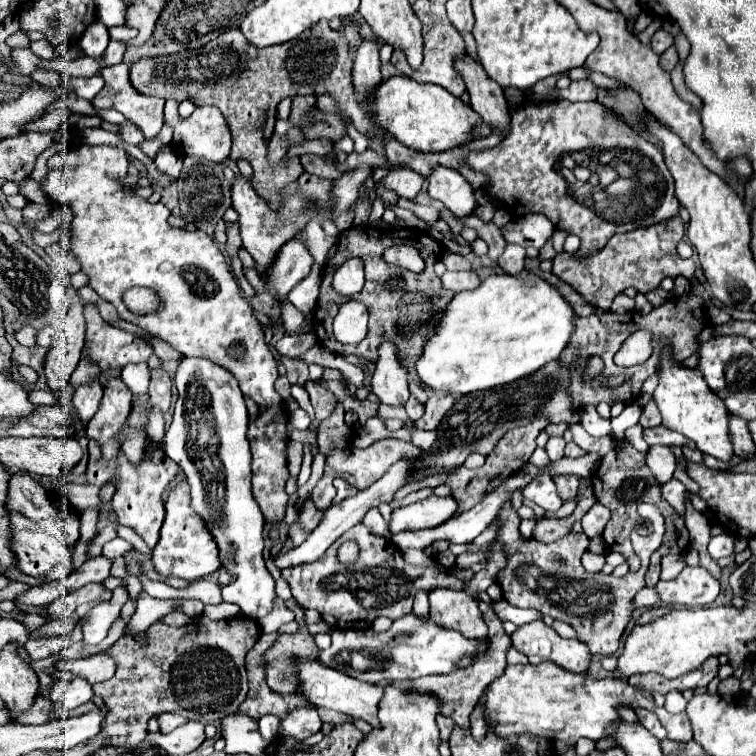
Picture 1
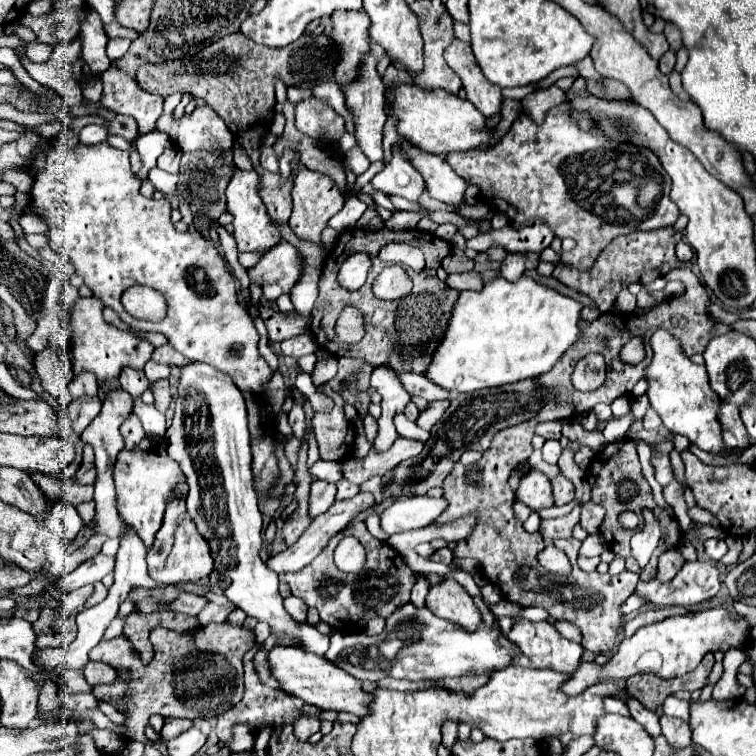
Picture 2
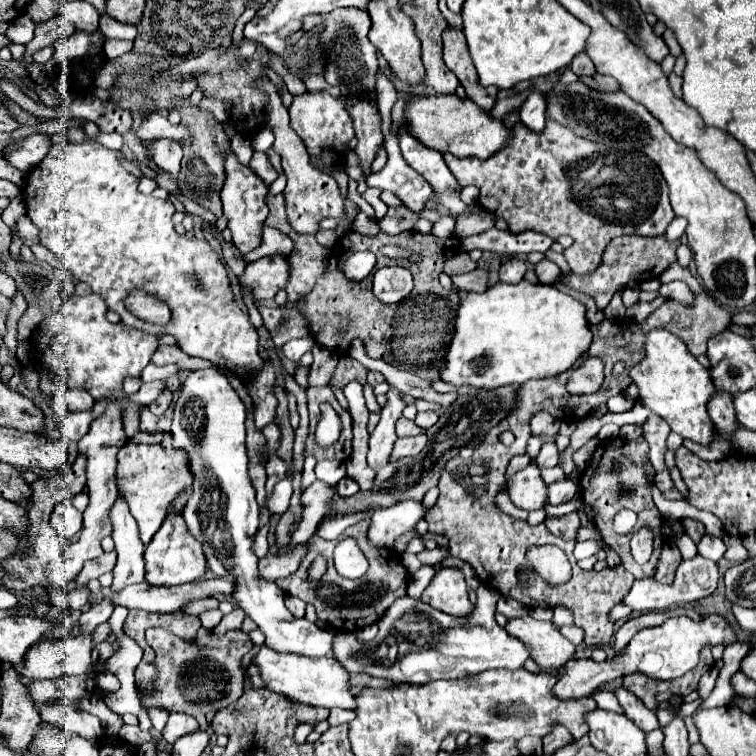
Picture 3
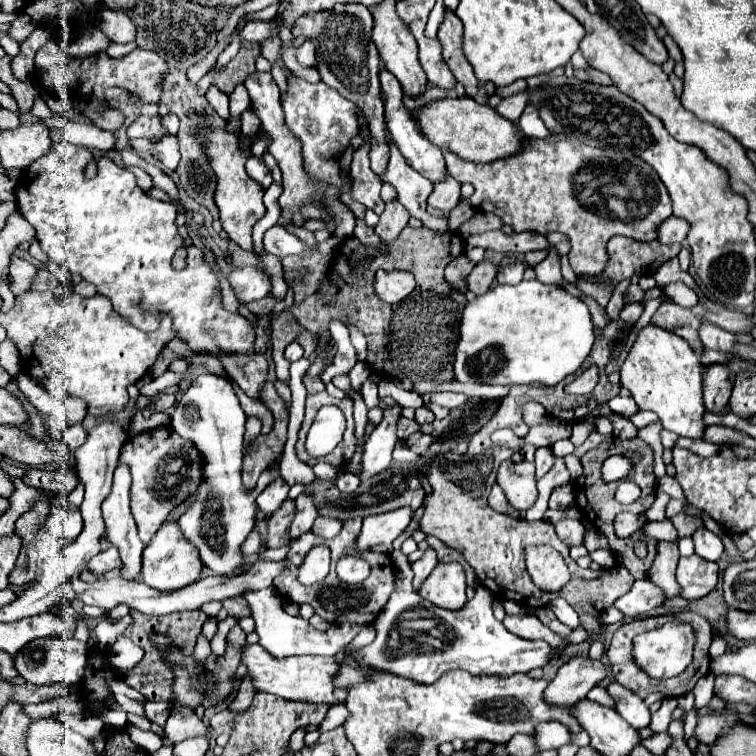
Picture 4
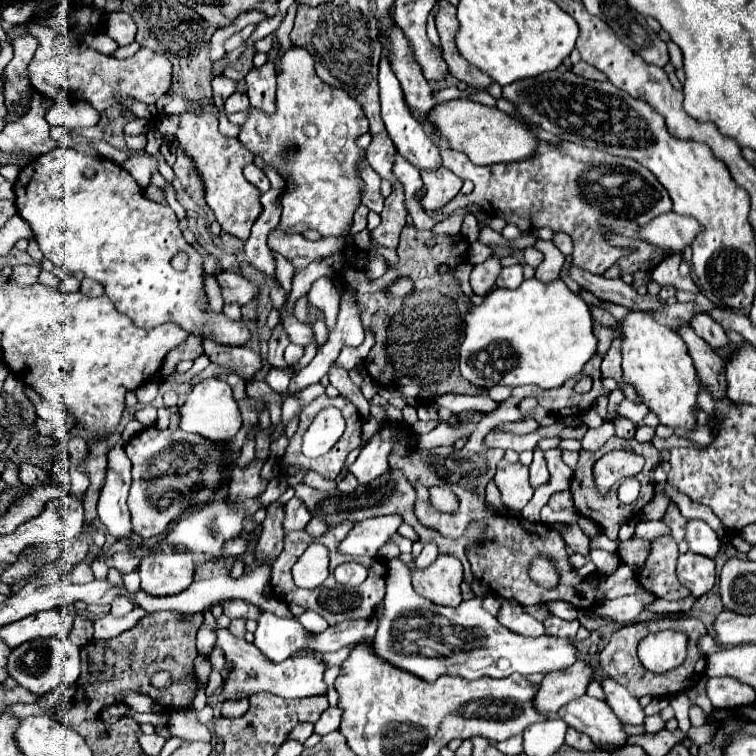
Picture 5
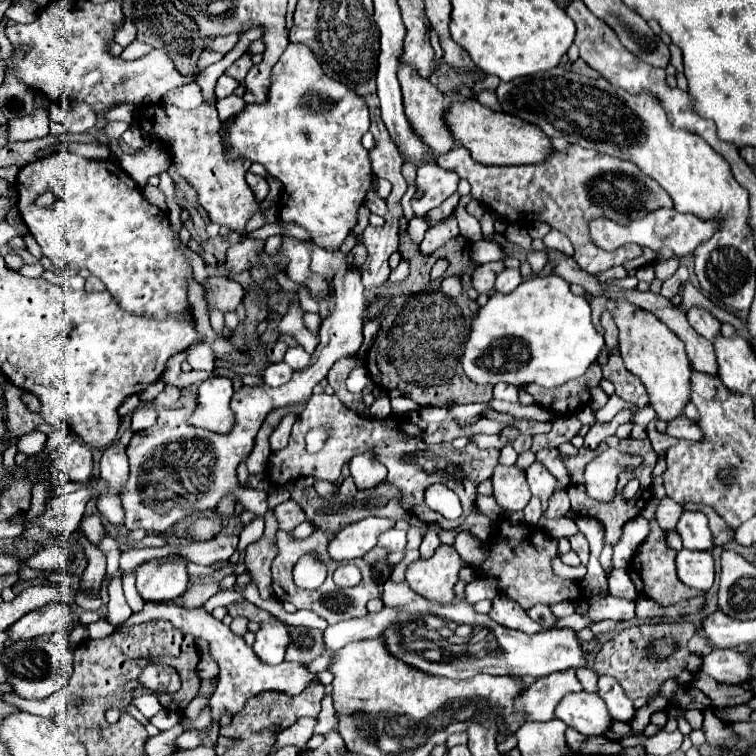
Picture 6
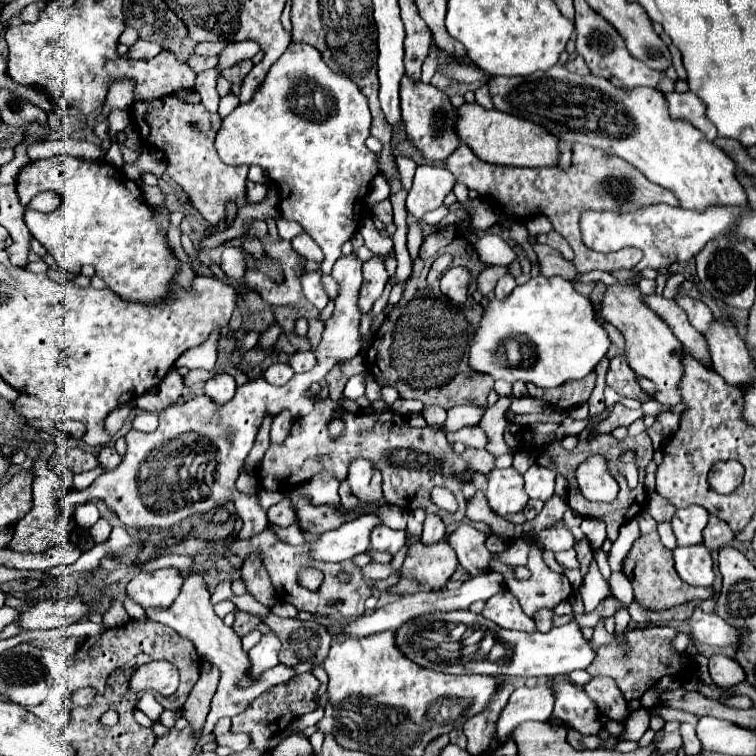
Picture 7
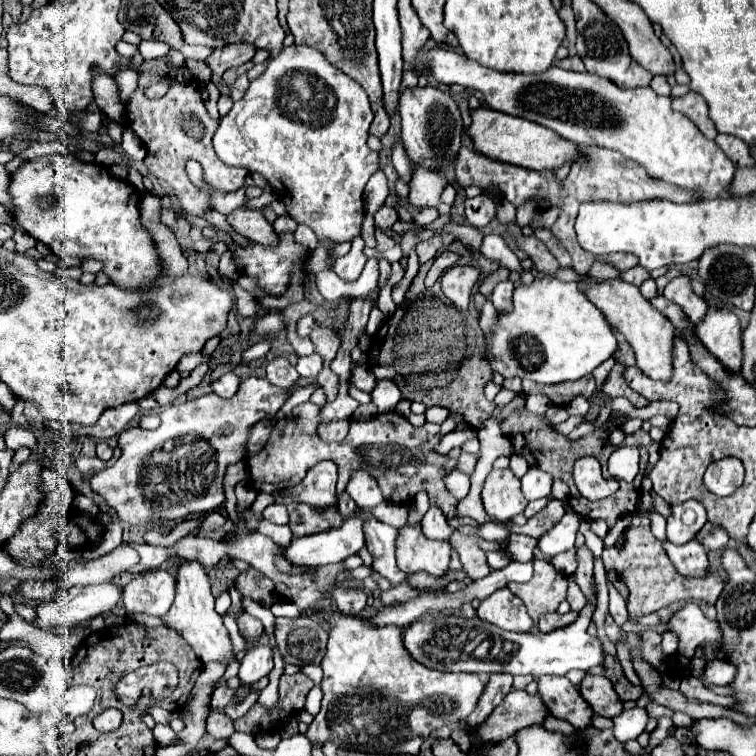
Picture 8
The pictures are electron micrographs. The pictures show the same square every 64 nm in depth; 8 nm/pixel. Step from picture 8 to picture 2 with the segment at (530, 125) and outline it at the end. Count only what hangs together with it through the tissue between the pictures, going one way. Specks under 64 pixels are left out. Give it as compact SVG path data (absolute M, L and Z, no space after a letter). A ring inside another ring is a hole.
M396 82L388 88L388 114L396 118L396 130L416 148L430 154L464 152L470 148L486 148L492 132L486 128L486 118L474 108L470 100L462 100L446 90L424 90L414 84Z

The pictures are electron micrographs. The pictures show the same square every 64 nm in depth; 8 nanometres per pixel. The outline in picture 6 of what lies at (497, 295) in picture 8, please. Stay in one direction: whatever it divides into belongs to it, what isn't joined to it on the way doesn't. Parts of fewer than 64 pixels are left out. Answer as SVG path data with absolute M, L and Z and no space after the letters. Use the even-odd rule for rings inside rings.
M506 268L506 270L496 278L496 290L498 290L498 292L512 292L520 282L522 282L520 270Z

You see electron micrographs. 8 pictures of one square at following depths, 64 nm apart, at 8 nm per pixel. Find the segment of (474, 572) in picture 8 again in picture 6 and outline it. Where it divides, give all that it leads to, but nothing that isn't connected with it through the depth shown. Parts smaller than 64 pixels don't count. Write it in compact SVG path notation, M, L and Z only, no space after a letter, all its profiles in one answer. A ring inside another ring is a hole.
M458 532L454 548L456 548L456 552L462 556L462 560L466 560L470 566L472 566L472 564L480 564L480 562L486 558L486 556L484 556L484 542L476 540L476 538L470 536L468 532Z

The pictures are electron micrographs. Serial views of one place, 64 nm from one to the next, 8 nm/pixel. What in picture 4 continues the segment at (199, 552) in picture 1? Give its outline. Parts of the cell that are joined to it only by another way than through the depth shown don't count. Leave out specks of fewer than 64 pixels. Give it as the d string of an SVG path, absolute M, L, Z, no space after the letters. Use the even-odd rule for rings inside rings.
M166 522L158 532L156 538L144 548L142 554L142 582L156 588L156 590L178 590L180 586L188 586L198 580L202 570L198 550L180 534L176 522Z

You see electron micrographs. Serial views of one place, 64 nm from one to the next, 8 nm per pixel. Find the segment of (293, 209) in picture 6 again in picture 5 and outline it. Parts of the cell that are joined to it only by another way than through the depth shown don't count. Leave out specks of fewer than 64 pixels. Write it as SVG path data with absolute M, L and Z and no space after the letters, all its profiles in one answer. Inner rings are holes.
M296 46L288 50L280 68L276 96L278 112L266 116L250 108L250 116L238 140L292 182L294 190L282 196L280 226L290 228L306 222L324 238L342 236L352 224L352 214L360 204L360 188L364 182L356 166L364 158L364 150L356 146L356 138L368 132L368 120L356 100L318 78L314 72L314 58L306 48ZM288 146L296 146L296 150L288 154Z

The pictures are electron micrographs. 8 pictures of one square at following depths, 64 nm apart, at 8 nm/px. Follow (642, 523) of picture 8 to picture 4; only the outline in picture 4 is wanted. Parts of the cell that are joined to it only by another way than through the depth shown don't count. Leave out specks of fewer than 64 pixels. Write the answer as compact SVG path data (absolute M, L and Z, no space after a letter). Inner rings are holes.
M658 542L658 556L656 556L652 568L648 570L648 578L656 586L660 586L668 596L680 594L680 586L674 578L678 558L680 558L680 554L678 554L676 542Z

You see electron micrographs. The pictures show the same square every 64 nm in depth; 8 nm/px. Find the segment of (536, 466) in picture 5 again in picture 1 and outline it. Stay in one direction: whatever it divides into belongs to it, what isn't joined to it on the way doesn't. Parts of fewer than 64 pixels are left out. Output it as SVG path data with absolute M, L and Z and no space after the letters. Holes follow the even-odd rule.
M550 436L548 444L546 444L548 458L550 458L550 460L558 460L558 458L562 458L562 456L564 456L564 446L566 446L566 442L564 442L562 436Z

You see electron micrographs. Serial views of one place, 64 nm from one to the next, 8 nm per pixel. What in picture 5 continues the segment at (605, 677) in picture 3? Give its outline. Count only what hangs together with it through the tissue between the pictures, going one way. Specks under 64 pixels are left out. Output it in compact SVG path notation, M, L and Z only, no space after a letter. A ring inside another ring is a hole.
M662 630L648 634L638 642L638 658L642 666L654 674L666 674L686 660L686 634ZM576 660L572 666L564 670L554 670L552 674L544 676L538 694L534 698L534 706L538 708L540 714L556 716L556 712L564 704L584 696L592 680L594 680L594 668L584 660Z

